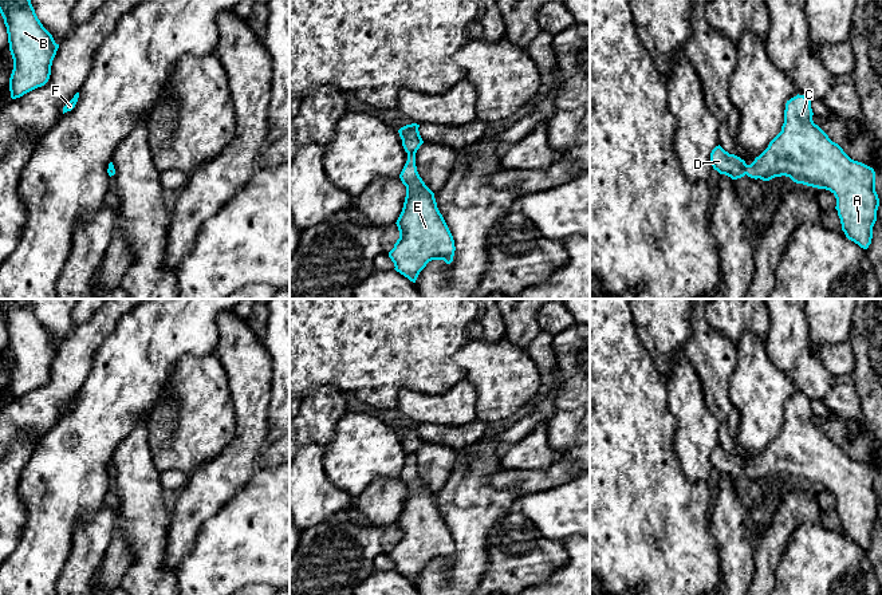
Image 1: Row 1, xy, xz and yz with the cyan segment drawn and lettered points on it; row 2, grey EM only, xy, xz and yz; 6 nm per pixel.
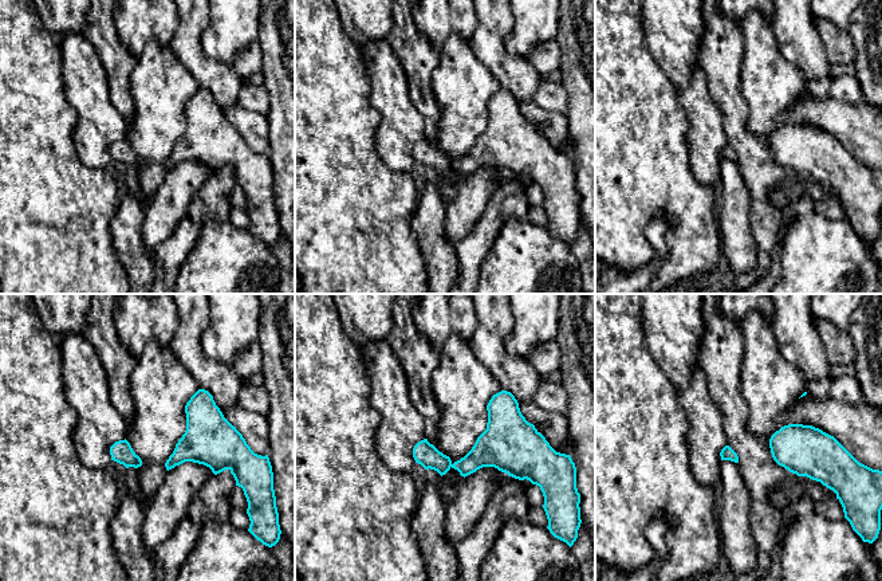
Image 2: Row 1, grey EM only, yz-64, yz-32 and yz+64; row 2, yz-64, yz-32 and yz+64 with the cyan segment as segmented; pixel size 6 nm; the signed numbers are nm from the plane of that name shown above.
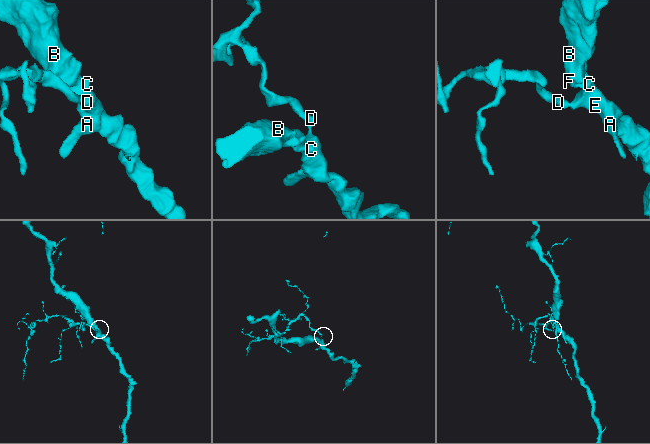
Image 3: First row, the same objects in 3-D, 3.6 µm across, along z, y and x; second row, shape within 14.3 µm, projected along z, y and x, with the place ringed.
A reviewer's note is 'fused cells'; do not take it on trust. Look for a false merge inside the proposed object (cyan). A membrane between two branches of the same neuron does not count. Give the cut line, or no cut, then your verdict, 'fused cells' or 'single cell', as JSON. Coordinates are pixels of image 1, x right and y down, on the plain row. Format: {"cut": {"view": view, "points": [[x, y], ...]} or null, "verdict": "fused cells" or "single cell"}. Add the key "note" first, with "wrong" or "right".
{"note": "wrong", "cut": null, "verdict": "single cell"}

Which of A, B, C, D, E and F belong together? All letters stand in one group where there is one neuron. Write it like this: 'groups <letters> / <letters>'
groups A B C D E F

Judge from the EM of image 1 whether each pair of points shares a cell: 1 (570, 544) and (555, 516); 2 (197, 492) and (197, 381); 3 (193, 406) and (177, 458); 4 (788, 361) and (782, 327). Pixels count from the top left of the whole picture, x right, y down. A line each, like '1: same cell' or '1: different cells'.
1: different cells
2: different cells
3: same cell
4: same cell

